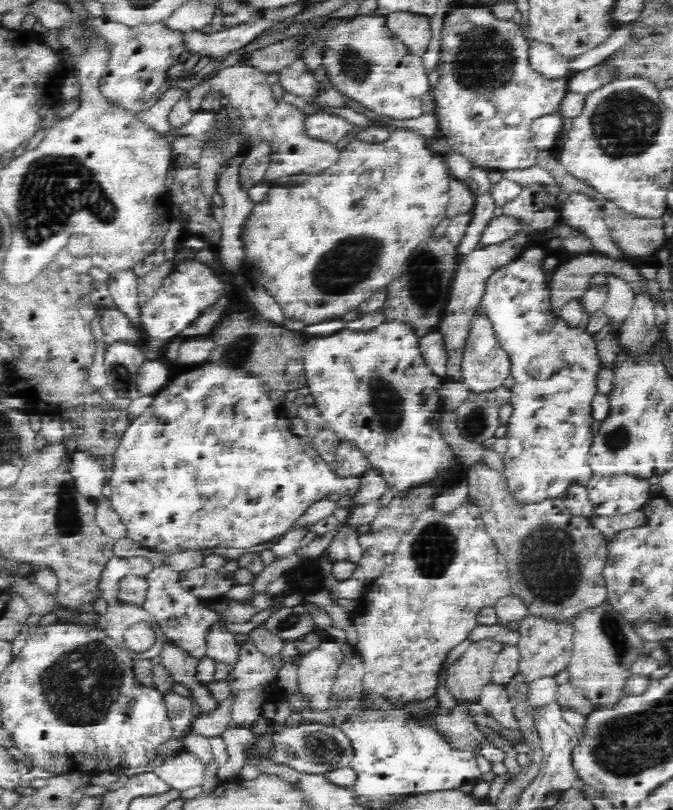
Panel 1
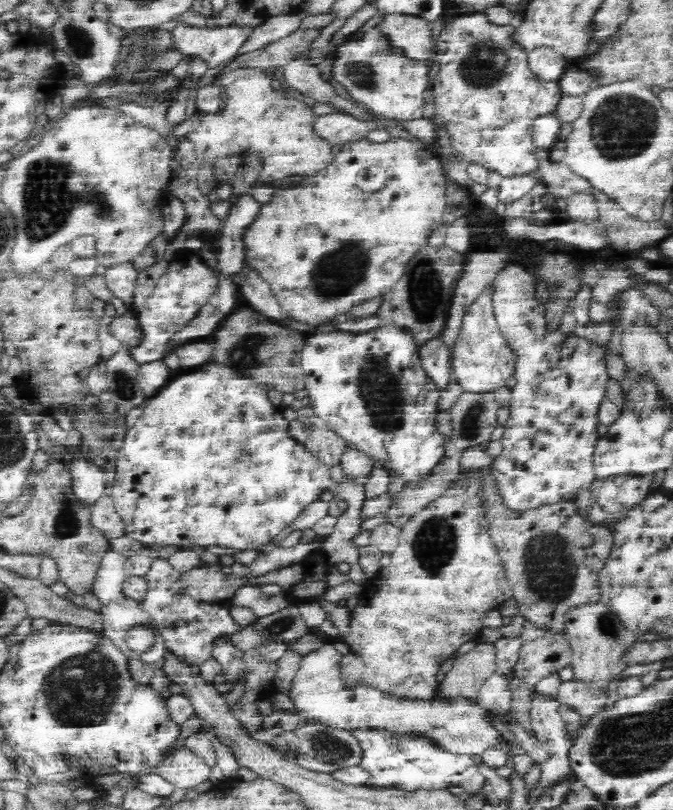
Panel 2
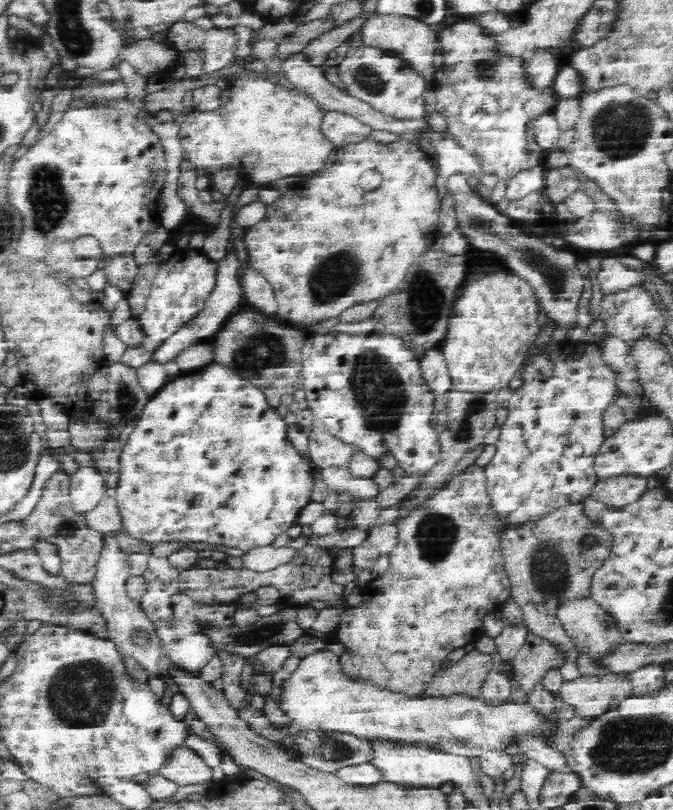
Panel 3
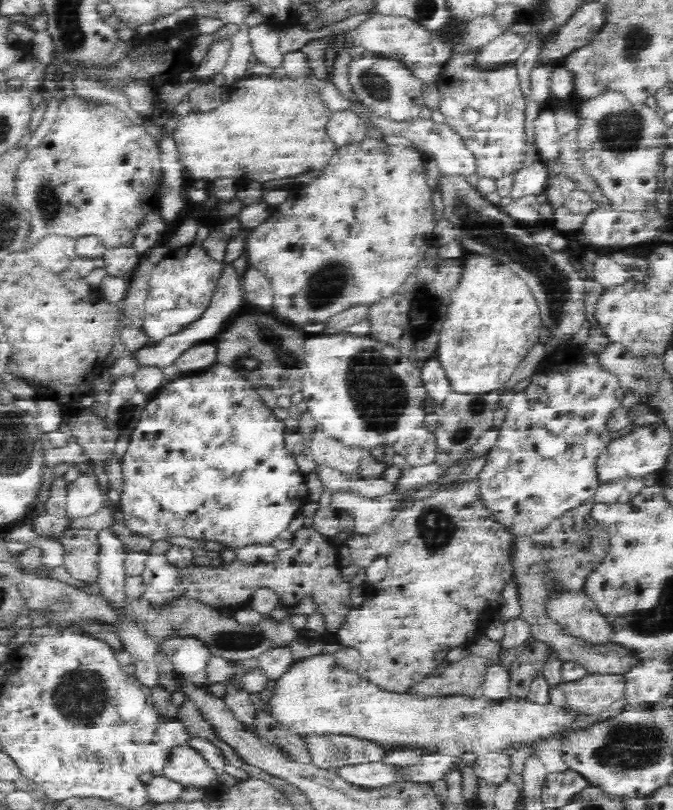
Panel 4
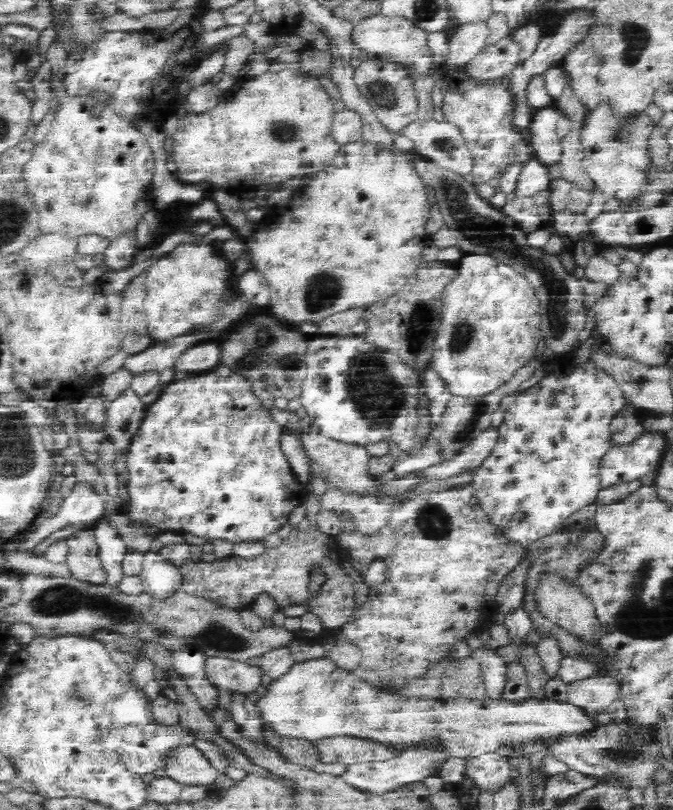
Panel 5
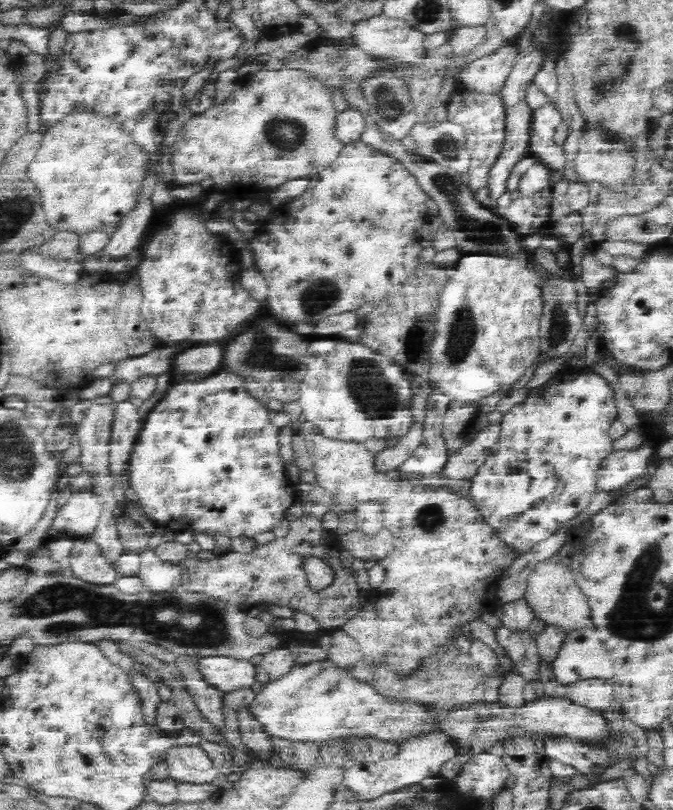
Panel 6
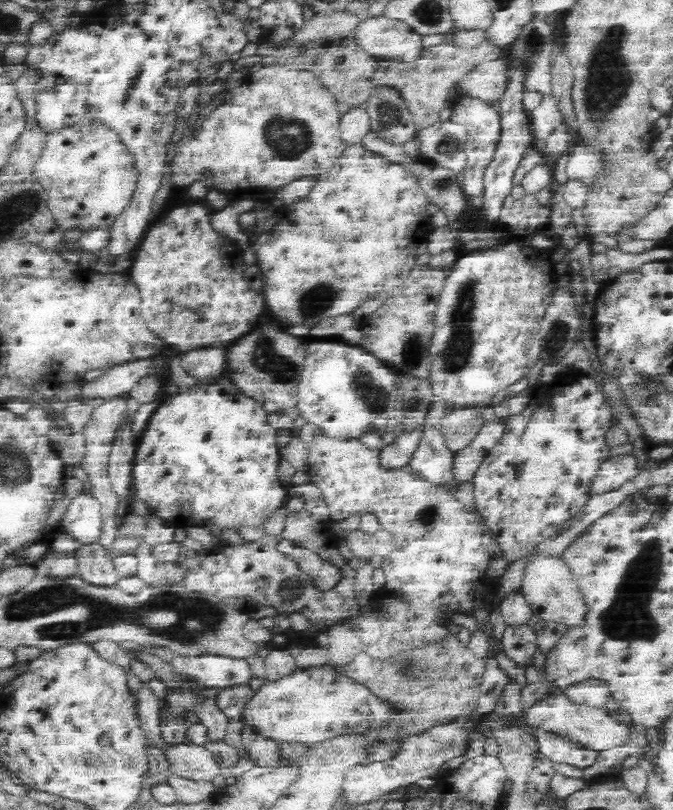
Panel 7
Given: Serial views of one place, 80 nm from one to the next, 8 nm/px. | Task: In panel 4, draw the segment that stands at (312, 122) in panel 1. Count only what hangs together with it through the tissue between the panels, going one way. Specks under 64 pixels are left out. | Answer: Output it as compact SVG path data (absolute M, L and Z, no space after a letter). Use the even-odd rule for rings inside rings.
M346 109L343 111L333 112L330 114L330 120L326 124L326 132L336 143L336 146L342 146L351 142L360 142L366 138L366 122L362 115L356 111Z

